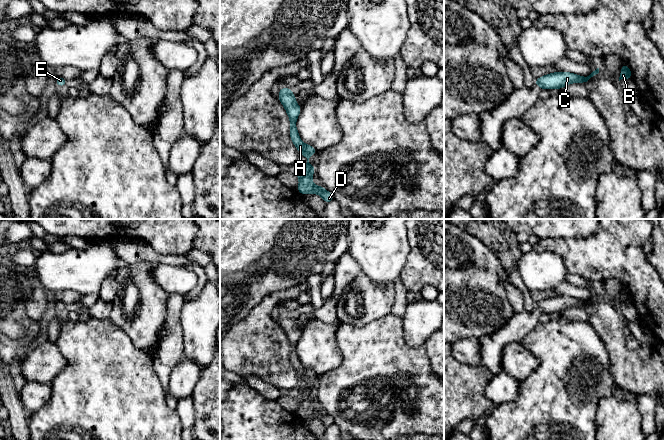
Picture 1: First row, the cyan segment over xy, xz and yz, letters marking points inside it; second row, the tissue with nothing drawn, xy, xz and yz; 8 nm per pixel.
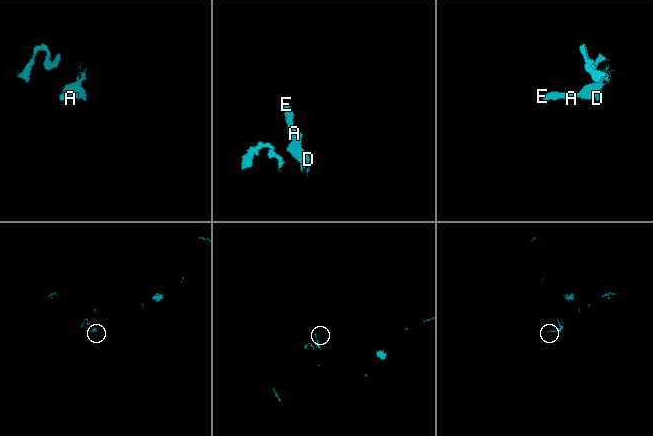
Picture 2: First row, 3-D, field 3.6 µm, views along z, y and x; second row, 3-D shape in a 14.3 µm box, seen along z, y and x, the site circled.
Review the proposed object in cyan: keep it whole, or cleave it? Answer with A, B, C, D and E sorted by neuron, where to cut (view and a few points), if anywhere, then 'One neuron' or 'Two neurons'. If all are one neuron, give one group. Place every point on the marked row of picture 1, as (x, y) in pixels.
Groups: A B C D E. No split. One neuron

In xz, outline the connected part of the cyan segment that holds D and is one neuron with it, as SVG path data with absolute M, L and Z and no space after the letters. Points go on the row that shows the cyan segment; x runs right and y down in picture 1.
M291 87L280 88L278 98L284 106L290 119L290 137L298 152L304 155L307 159L307 164L294 169L295 174L299 178L299 186L297 191L300 194L319 194L325 203L334 200L333 195L322 186L315 186L312 182L312 175L315 172L315 167L309 163L309 158L317 153L312 145L304 144L299 136L296 128L296 121L301 112L301 107L296 103L295 95L291 91Z

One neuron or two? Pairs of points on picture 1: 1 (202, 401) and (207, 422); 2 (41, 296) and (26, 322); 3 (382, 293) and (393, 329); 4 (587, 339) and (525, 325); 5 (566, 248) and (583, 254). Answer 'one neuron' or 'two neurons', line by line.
1: one neuron
2: two neurons
3: two neurons
4: two neurons
5: one neuron

